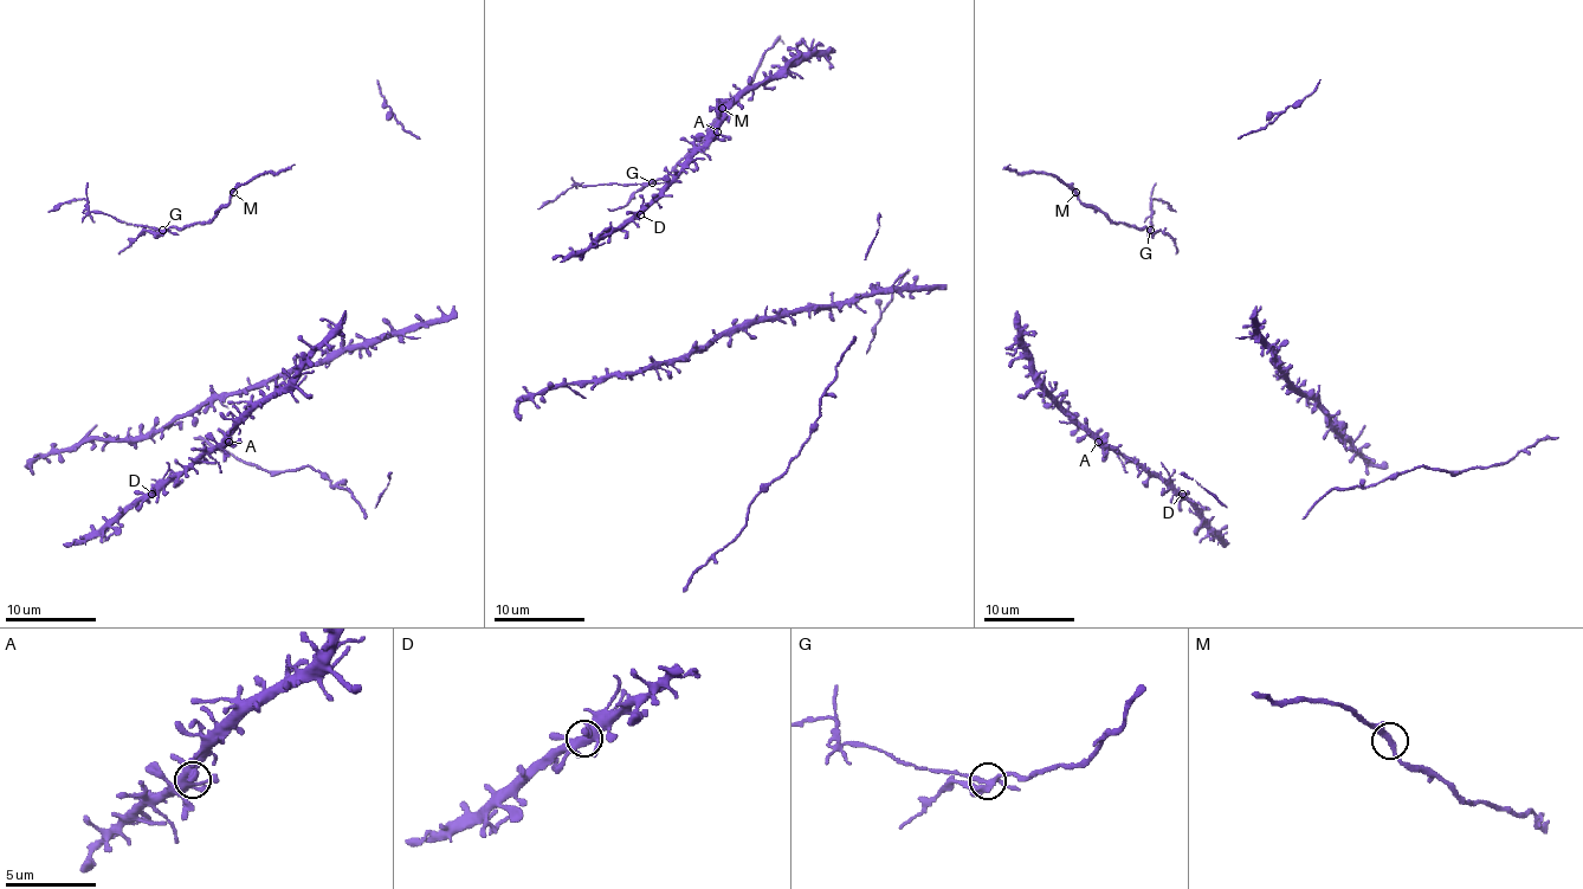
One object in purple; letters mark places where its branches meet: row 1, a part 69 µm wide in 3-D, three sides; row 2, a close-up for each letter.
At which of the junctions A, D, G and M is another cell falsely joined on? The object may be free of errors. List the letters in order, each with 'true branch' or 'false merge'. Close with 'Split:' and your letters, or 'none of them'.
A: true branch
D: true branch
G: false merge
M: true branch
Split: G

